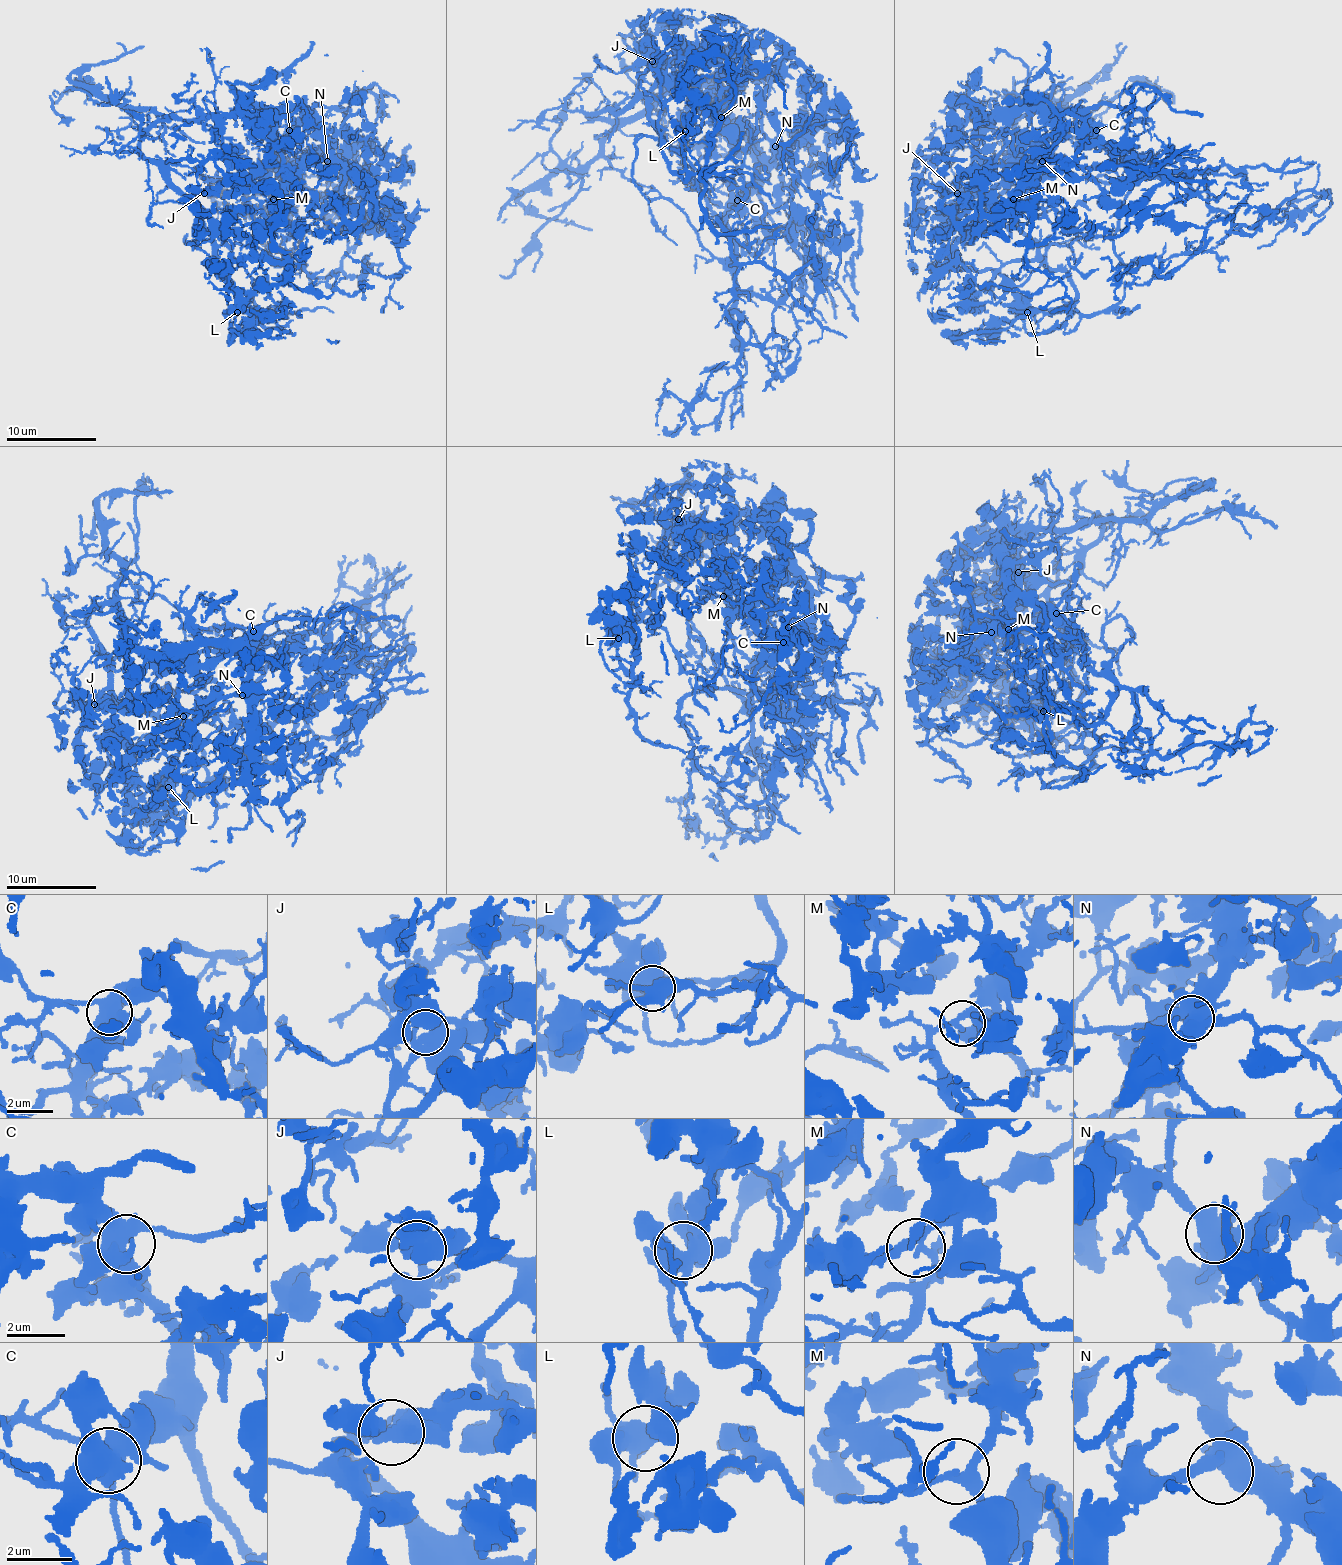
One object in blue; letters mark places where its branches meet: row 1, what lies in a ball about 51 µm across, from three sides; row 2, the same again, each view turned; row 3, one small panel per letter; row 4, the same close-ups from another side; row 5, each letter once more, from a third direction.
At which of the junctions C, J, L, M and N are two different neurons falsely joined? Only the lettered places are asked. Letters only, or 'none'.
none

